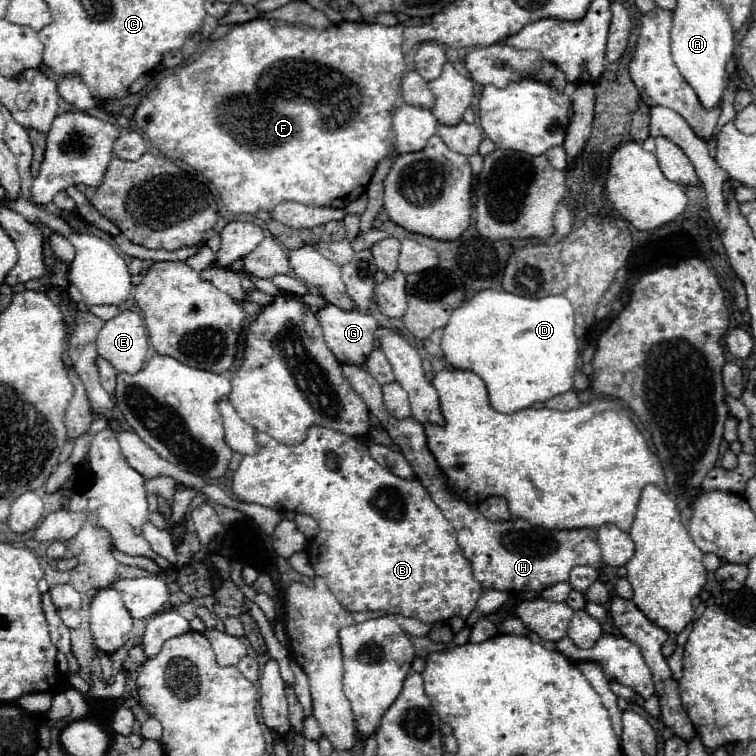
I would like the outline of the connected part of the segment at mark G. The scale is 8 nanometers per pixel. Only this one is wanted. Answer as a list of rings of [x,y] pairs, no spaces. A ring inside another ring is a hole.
[[[326,305],[314,311],[328,349],[342,363],[362,365],[366,355],[374,349],[374,331],[378,321],[370,313],[358,313],[356,309],[340,309],[336,305]]]

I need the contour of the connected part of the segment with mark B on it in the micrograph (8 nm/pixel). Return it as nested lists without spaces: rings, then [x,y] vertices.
[[[312,425],[308,429],[306,439],[302,443],[298,443],[298,445],[278,443],[276,439],[272,439],[266,433],[256,433],[256,443],[258,443],[258,453],[256,455],[242,457],[240,467],[234,473],[234,493],[236,493],[236,497],[240,501],[244,501],[244,503],[256,503],[256,505],[264,505],[264,507],[270,507],[270,509],[276,509],[276,511],[290,509],[290,511],[296,511],[296,513],[306,513],[306,515],[310,515],[310,517],[316,519],[316,523],[320,527],[320,533],[310,541],[310,545],[308,545],[306,551],[308,551],[308,557],[310,557],[310,563],[312,563],[316,575],[320,575],[320,577],[326,579],[328,589],[334,593],[334,597],[340,601],[342,607],[346,607],[352,613],[354,611],[386,611],[386,613],[392,613],[392,615],[414,617],[414,619],[418,619],[422,623],[430,623],[430,625],[440,623],[440,621],[446,621],[446,619],[456,617],[456,615],[462,617],[462,619],[466,619],[474,611],[476,601],[478,601],[478,597],[480,597],[480,593],[484,589],[472,577],[470,561],[462,555],[460,545],[456,543],[456,529],[442,515],[442,511],[438,509],[438,505],[430,499],[428,491],[420,485],[420,481],[416,477],[414,479],[396,477],[394,473],[390,473],[390,469],[386,469],[380,463],[372,461],[372,457],[368,453],[368,441],[364,437],[350,437],[350,435],[344,435],[344,433],[334,431],[334,429],[328,429],[328,427],[316,427],[316,425]]]

